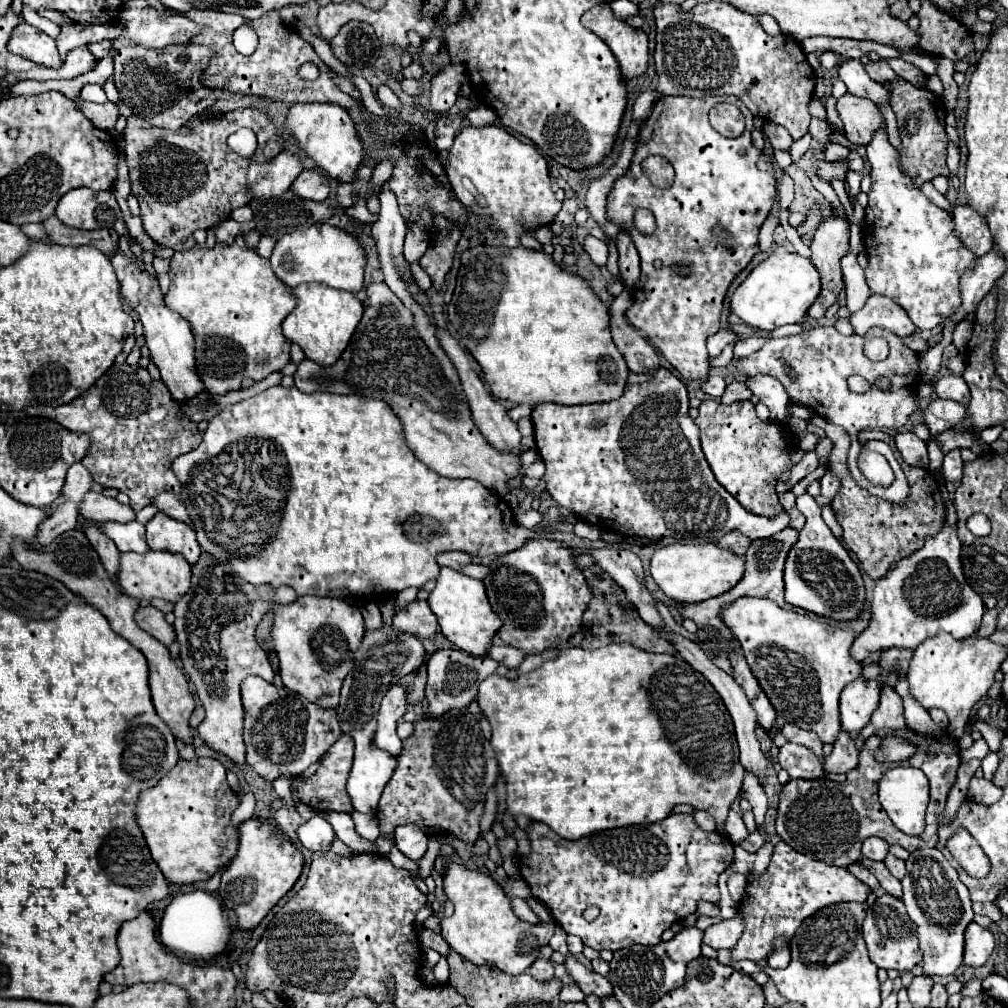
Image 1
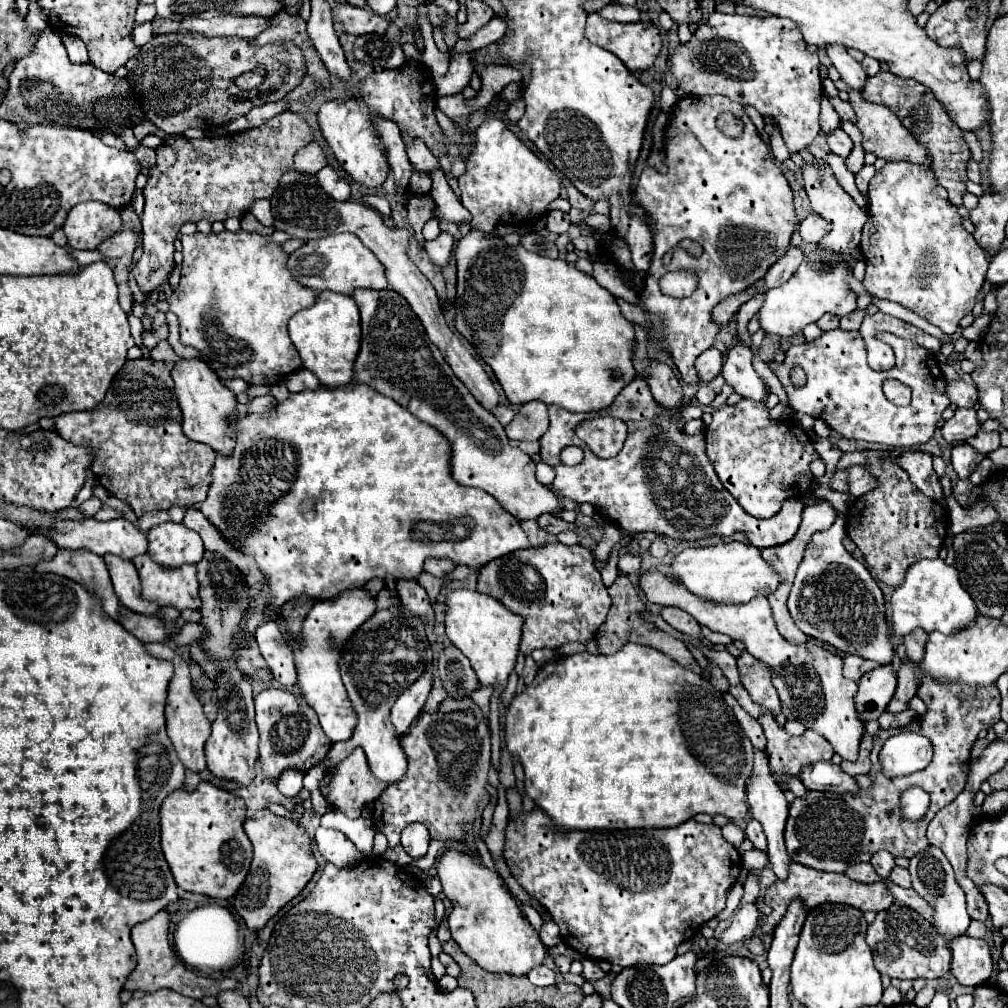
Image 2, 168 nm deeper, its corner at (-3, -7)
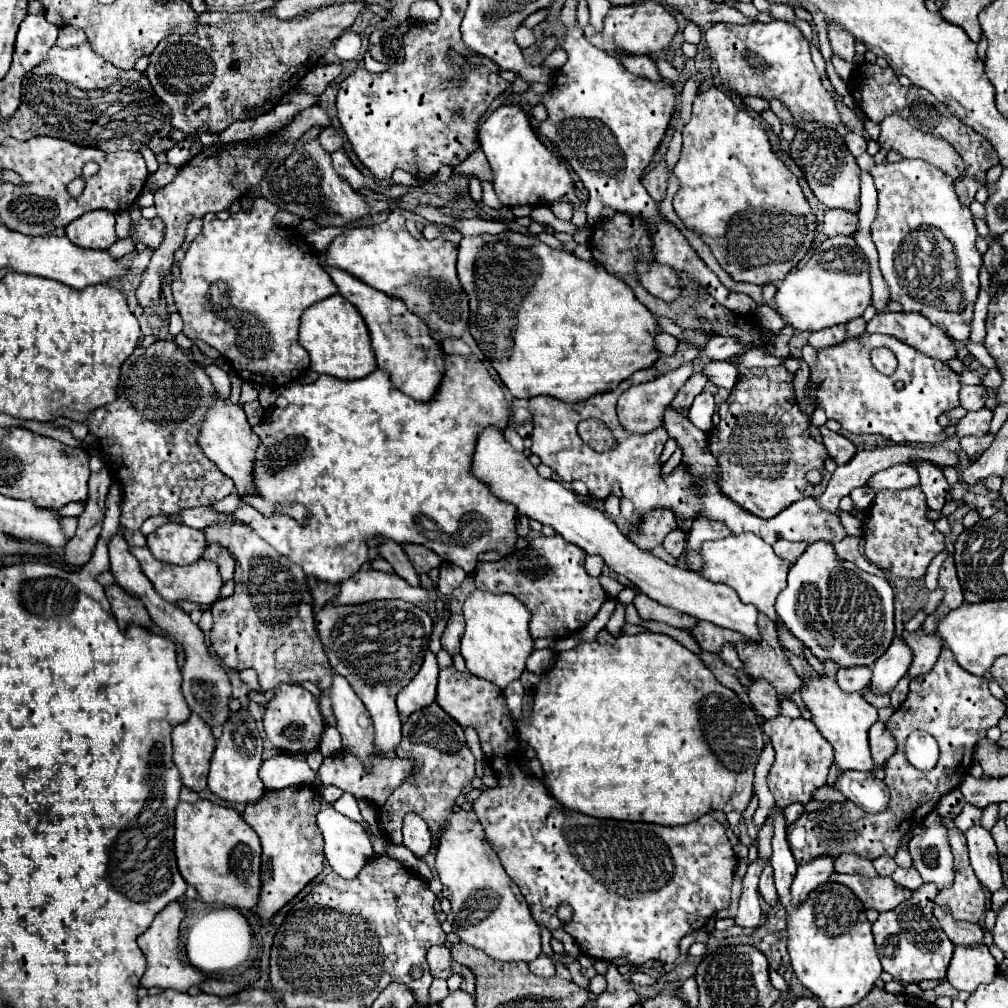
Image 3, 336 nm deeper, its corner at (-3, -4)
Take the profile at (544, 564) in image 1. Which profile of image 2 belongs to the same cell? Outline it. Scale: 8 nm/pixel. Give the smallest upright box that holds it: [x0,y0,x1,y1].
[477,542,611,654]

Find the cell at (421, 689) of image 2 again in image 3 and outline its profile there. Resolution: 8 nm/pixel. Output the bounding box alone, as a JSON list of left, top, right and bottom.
[397,651,439,717]

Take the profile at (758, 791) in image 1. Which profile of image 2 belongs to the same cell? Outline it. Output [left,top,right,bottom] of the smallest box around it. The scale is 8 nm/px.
[743,850,769,870]

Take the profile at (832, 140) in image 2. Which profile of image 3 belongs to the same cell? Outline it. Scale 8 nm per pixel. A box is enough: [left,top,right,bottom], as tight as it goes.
[845,133,867,157]

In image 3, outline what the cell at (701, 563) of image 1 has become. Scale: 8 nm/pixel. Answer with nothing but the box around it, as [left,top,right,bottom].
[699,533,791,621]

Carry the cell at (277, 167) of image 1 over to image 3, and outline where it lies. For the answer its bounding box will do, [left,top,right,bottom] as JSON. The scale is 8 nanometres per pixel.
[319,127,343,151]

